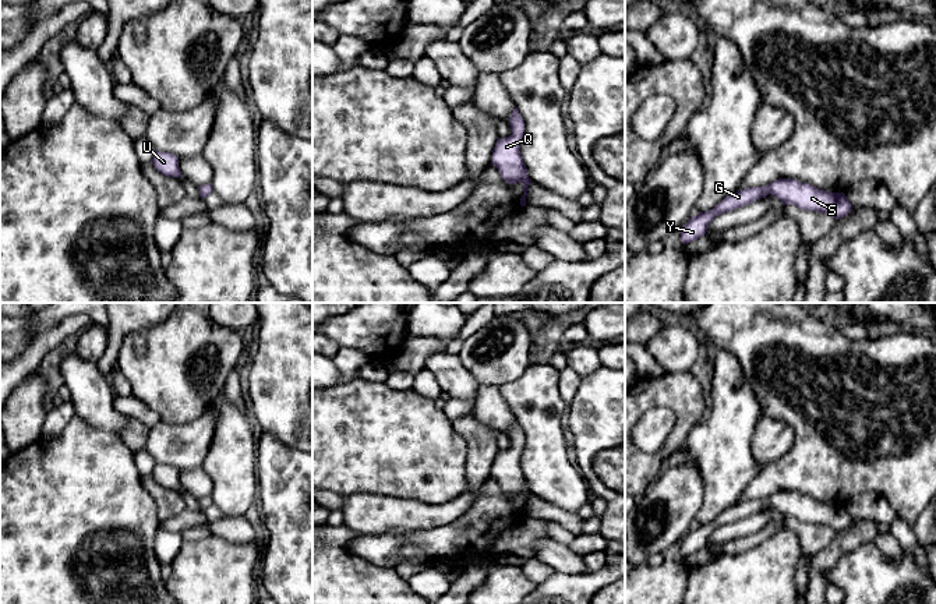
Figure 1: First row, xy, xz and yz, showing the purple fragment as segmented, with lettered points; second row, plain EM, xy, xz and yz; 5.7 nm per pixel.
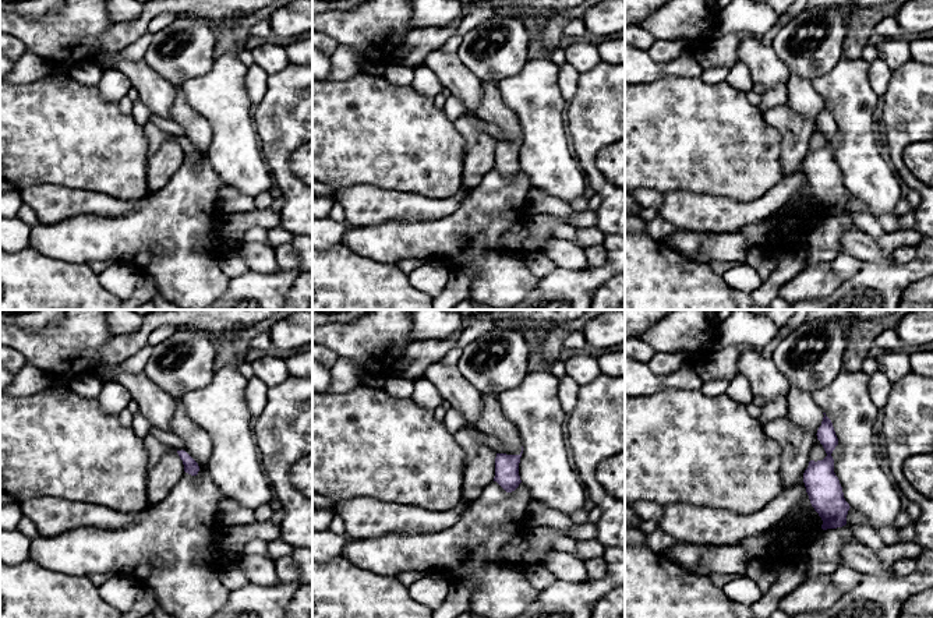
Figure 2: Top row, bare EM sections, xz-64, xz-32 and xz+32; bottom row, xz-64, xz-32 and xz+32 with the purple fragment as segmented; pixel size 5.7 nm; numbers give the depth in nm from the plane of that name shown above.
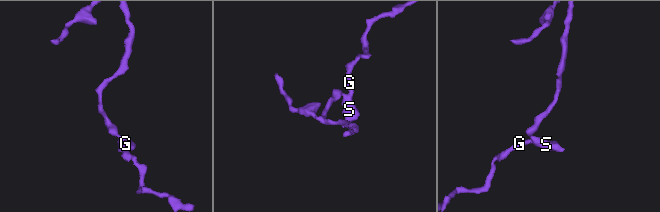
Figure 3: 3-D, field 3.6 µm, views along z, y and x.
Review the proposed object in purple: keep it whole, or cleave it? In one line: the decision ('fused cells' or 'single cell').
single cell

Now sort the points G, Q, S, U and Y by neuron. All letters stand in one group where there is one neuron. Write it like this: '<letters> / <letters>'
G Q S U Y

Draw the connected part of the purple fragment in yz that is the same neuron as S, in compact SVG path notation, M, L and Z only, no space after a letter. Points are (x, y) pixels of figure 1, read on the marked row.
M778 179L769 186L738 190L727 195L713 209L692 216L679 229L682 243L688 244L704 236L716 216L766 198L769 194L778 198L783 205L792 204L801 209L827 213L836 219L847 216L854 208L844 192L819 190L794 179Z

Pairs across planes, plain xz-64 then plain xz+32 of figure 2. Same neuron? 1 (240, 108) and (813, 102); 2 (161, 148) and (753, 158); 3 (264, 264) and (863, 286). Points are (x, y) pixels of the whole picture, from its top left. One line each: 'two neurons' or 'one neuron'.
1: two neurons
2: two neurons
3: two neurons

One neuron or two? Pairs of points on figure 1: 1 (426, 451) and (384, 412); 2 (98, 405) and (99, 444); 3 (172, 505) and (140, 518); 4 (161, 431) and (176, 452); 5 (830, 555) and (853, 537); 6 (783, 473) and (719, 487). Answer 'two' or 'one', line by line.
1: one
2: two
3: two
4: one
5: one
6: two

